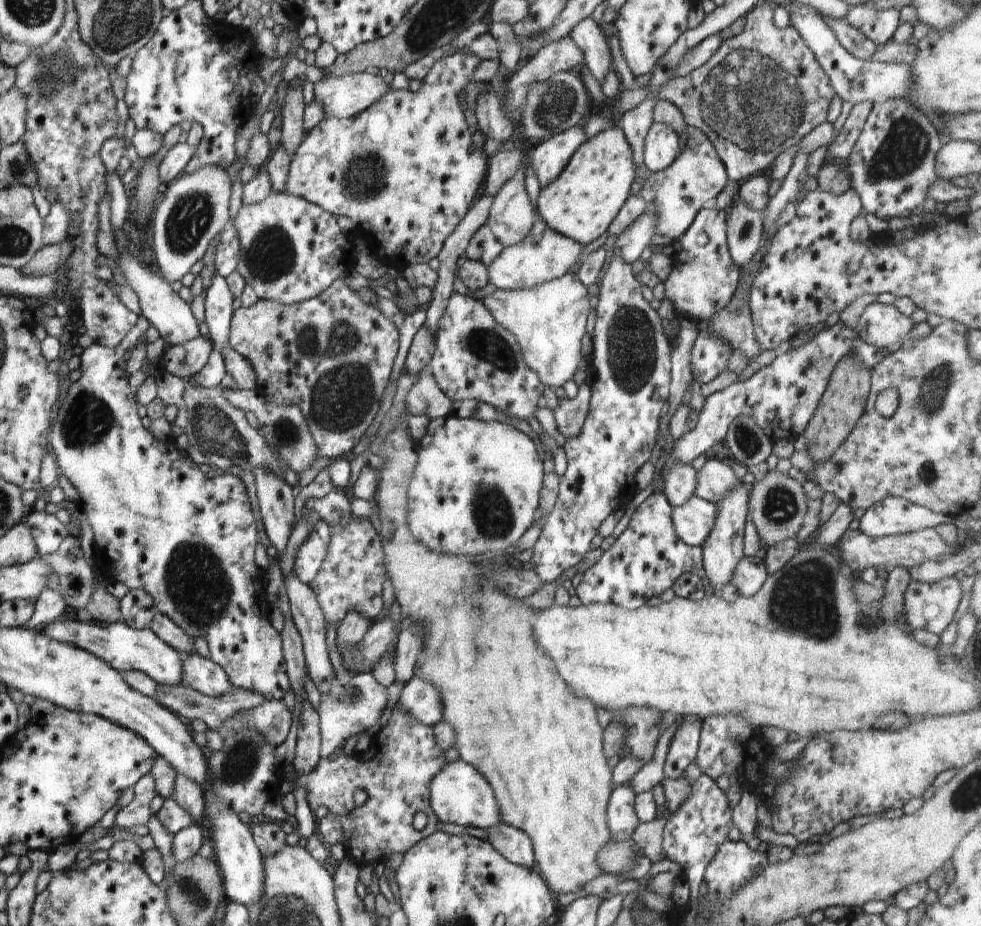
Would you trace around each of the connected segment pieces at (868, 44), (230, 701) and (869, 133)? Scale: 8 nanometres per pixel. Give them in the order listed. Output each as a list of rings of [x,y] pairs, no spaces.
[[[826,18],[826,24],[830,26],[830,30],[836,34],[838,42],[842,44],[842,48],[846,50],[854,58],[864,61],[870,61],[877,50],[876,44],[869,40],[854,28],[848,25],[846,19],[836,20],[836,18]]]
[[[158,684],[158,690],[156,690],[154,700],[158,704],[162,704],[162,706],[168,708],[168,710],[171,710],[173,714],[176,714],[185,723],[199,719],[206,724],[208,730],[211,729],[213,731],[218,731],[222,724],[228,718],[232,718],[236,712],[251,710],[252,708],[261,706],[265,702],[262,694],[258,694],[252,690],[243,690],[242,688],[234,687],[234,690],[230,690],[230,694],[222,694],[222,696],[216,696],[214,698],[201,694],[188,684],[178,684],[178,686]]]
[[[894,98],[873,104],[846,162],[851,188],[860,194],[862,209],[885,220],[910,217],[912,210],[927,199],[930,184],[938,179],[935,159],[948,140],[936,130],[930,118],[907,99]]]

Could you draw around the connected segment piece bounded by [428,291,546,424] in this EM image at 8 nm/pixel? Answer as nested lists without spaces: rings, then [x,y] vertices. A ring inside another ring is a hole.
[[[454,291],[446,304],[446,312],[438,324],[438,332],[434,338],[435,350],[428,367],[432,370],[440,390],[450,401],[477,400],[492,405],[506,416],[534,424],[539,408],[538,400],[544,396],[546,386],[542,384],[538,374],[526,366],[514,334],[494,320],[493,315],[485,308],[483,300]]]

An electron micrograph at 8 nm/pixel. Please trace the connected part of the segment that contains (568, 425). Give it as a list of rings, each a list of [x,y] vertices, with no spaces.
[[[584,383],[579,386],[578,394],[574,398],[559,400],[560,404],[552,412],[556,420],[556,435],[562,434],[568,439],[580,434],[589,412],[591,396],[591,386]]]

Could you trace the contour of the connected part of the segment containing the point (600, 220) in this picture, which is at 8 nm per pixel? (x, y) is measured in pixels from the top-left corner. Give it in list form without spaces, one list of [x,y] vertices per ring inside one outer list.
[[[618,125],[606,128],[584,142],[562,174],[541,189],[536,204],[540,218],[556,234],[562,234],[583,246],[597,240],[608,231],[631,196],[631,188],[637,178],[632,156],[632,150]]]

